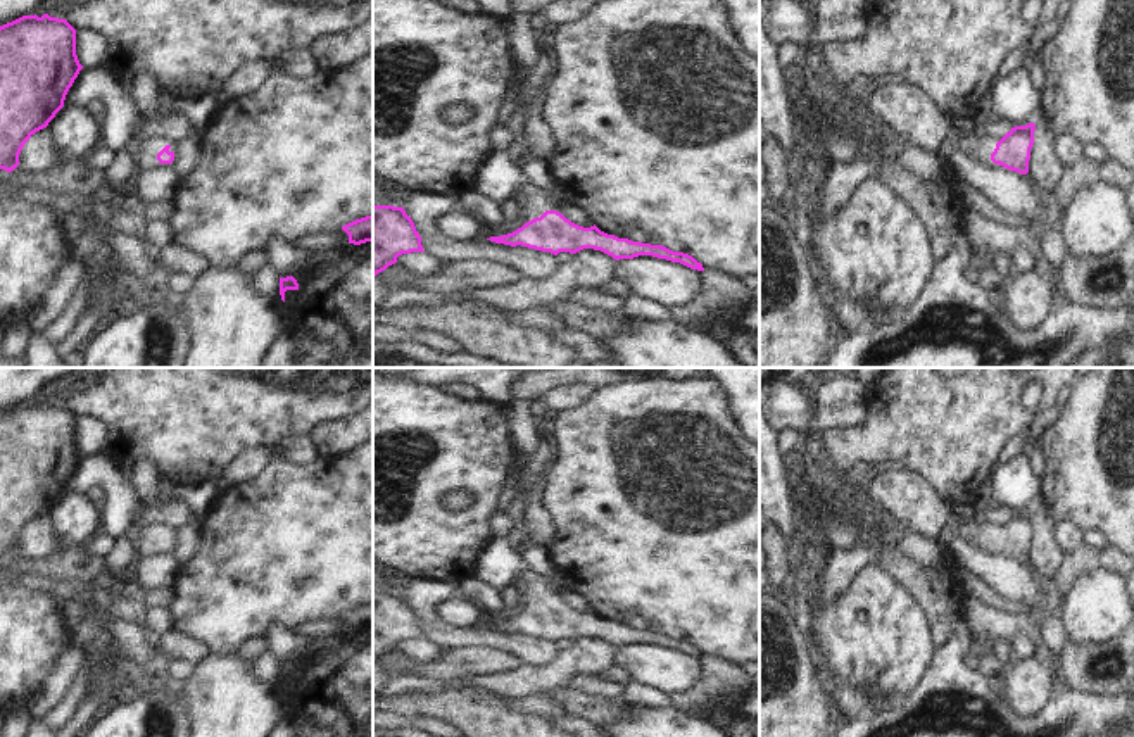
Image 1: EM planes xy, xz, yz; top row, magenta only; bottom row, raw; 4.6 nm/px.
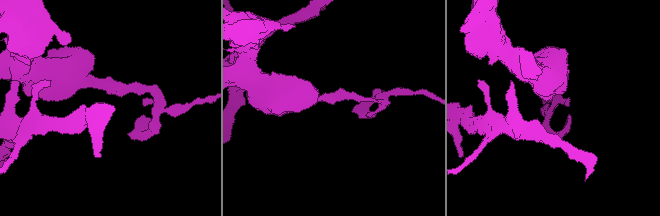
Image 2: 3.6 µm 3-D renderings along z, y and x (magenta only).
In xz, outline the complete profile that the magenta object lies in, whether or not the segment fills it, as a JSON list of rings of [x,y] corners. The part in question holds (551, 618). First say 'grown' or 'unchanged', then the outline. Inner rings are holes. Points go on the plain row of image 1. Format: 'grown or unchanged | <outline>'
grown | [[[520,570],[516,576],[523,597],[523,613],[502,623],[487,627],[504,632],[521,632],[558,642],[559,639],[576,640],[583,635],[601,637],[613,646],[633,646],[639,642],[652,642],[671,649],[680,649],[690,656],[704,658],[702,651],[692,642],[673,639],[663,632],[651,632],[618,625],[601,618],[595,611],[590,614],[578,613],[559,599],[559,592],[566,587],[566,580],[558,571],[552,583],[544,583],[540,575],[532,570]]]

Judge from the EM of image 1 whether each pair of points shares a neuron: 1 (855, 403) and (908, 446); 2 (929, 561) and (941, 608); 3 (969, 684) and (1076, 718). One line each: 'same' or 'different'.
1: different
2: different
3: same

